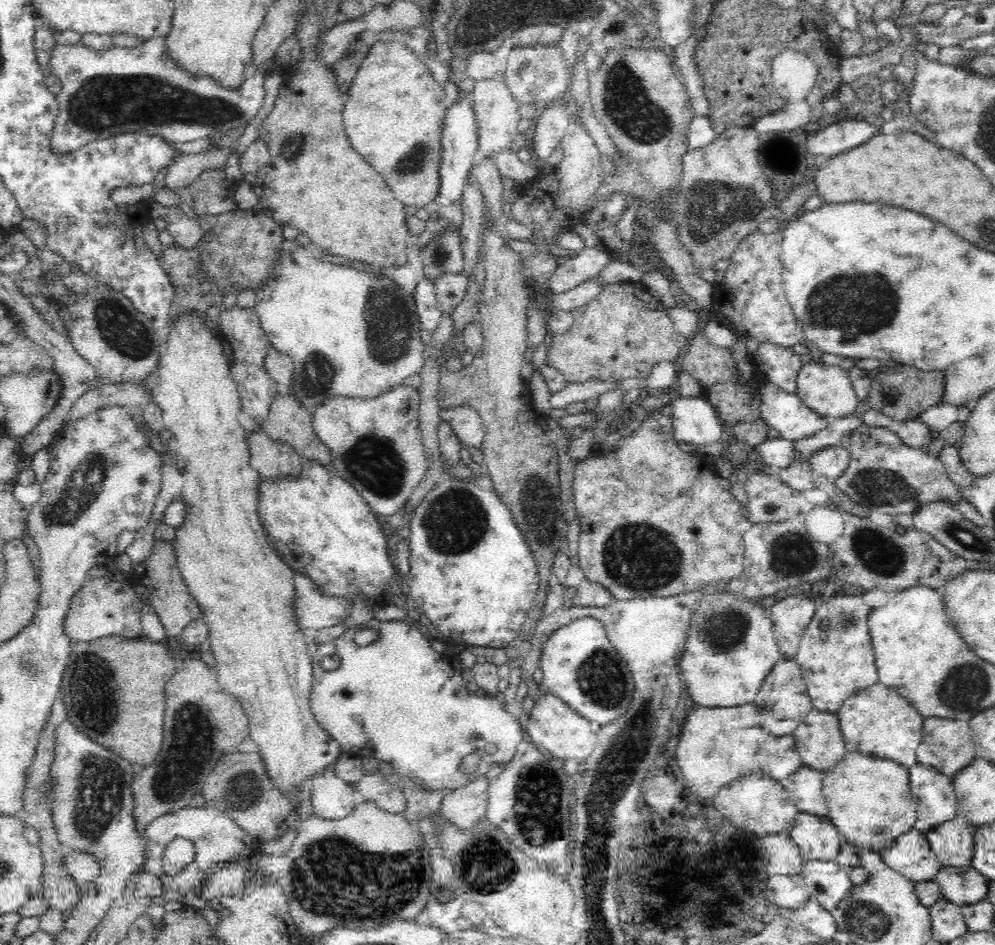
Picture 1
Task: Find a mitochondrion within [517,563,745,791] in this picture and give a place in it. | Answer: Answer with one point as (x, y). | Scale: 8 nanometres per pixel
(603, 680)

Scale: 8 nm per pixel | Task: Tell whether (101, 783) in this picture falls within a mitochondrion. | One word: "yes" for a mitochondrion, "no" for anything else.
yes

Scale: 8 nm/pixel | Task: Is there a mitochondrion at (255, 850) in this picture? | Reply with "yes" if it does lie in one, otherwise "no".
no

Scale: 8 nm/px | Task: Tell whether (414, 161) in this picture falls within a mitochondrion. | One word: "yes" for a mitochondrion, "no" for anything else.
yes

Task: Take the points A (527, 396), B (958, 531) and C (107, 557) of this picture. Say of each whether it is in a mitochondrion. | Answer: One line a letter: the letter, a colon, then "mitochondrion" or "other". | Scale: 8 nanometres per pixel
A: other
B: mitochondrion
C: other

